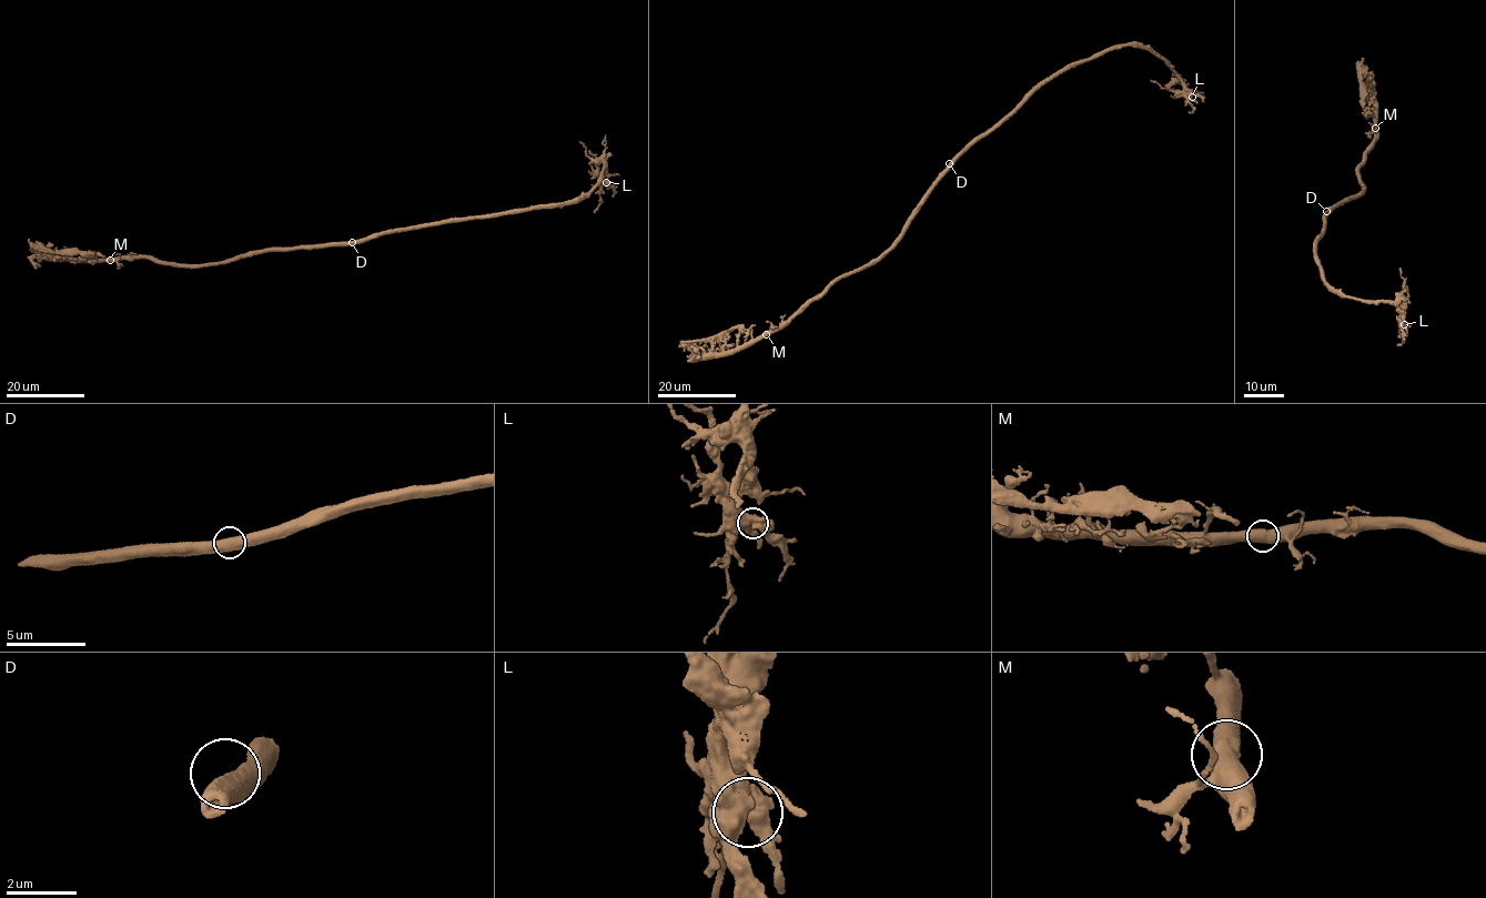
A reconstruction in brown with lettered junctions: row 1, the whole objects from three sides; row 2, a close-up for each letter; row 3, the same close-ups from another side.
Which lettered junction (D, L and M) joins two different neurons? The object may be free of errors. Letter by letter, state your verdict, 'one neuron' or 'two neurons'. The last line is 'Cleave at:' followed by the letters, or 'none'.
D: one neuron
L: one neuron
M: one neuron
Cleave at: none

